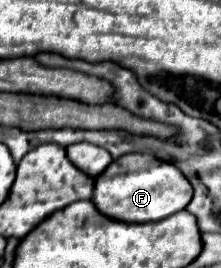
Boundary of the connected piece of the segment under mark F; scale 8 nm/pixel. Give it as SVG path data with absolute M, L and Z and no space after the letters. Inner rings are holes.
M165 164L151 170L137 170L127 174L107 174L95 178L95 192L93 192L93 204L97 210L113 220L131 222L131 224L145 224L145 222L157 222L163 220L179 210L183 210L189 200L193 198L193 188L189 180L183 176L179 168L173 164Z

